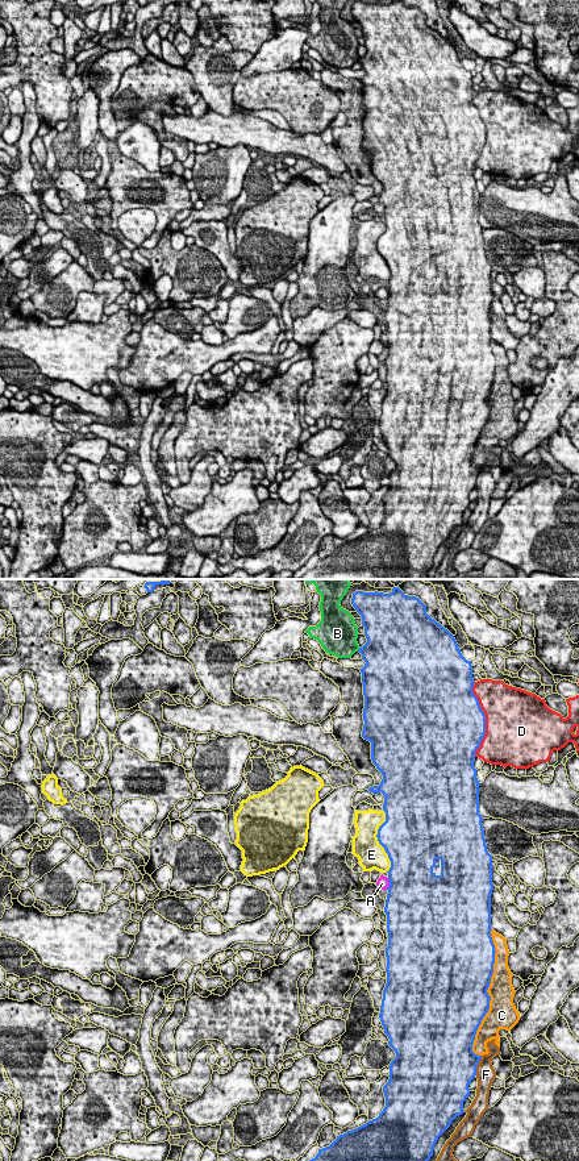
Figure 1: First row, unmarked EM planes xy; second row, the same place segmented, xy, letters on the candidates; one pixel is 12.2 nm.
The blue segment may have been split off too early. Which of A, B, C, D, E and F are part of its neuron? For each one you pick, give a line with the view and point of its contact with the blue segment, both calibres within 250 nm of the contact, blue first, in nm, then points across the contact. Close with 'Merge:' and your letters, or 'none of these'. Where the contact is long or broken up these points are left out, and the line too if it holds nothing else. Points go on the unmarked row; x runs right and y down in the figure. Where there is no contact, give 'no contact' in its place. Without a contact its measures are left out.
Merge: none of these

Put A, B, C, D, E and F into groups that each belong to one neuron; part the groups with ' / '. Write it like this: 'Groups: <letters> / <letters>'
Groups: A / B / C / D / E / F

